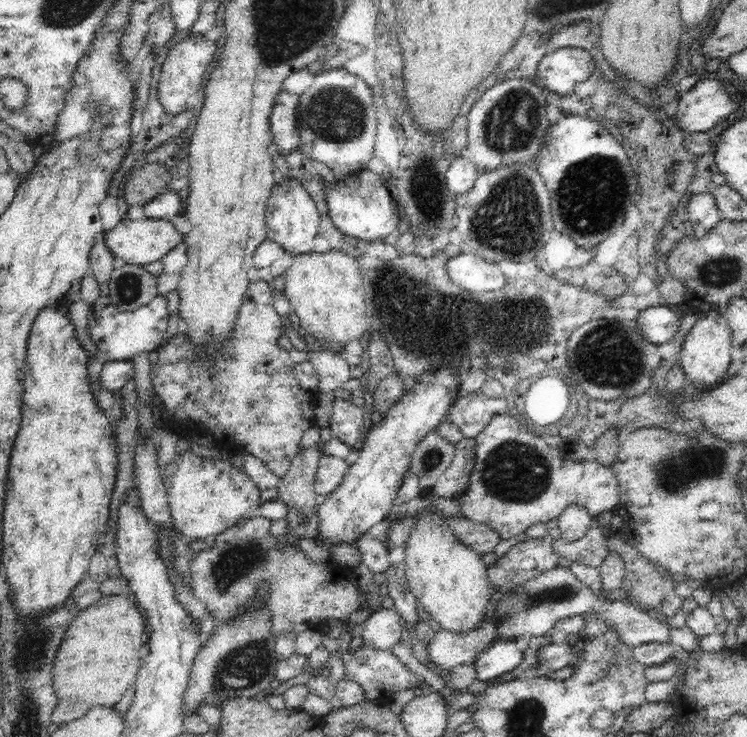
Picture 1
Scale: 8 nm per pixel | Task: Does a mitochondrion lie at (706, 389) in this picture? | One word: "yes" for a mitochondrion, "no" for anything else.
no

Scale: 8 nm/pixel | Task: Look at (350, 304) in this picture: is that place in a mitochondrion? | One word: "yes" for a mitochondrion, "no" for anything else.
no

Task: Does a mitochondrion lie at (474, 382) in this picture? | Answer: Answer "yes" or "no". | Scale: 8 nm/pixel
no

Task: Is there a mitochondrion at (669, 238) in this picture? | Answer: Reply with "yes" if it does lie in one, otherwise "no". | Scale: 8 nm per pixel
no

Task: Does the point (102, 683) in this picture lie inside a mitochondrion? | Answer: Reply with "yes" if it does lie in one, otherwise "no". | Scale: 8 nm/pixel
no

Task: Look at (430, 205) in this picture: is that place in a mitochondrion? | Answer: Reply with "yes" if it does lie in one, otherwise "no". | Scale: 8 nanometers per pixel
yes

